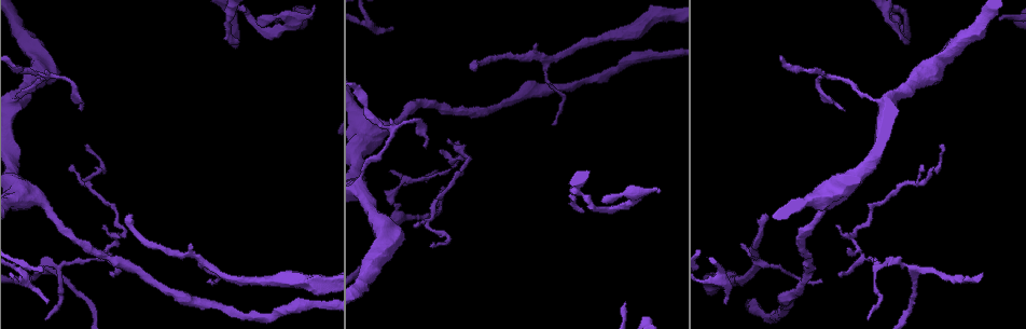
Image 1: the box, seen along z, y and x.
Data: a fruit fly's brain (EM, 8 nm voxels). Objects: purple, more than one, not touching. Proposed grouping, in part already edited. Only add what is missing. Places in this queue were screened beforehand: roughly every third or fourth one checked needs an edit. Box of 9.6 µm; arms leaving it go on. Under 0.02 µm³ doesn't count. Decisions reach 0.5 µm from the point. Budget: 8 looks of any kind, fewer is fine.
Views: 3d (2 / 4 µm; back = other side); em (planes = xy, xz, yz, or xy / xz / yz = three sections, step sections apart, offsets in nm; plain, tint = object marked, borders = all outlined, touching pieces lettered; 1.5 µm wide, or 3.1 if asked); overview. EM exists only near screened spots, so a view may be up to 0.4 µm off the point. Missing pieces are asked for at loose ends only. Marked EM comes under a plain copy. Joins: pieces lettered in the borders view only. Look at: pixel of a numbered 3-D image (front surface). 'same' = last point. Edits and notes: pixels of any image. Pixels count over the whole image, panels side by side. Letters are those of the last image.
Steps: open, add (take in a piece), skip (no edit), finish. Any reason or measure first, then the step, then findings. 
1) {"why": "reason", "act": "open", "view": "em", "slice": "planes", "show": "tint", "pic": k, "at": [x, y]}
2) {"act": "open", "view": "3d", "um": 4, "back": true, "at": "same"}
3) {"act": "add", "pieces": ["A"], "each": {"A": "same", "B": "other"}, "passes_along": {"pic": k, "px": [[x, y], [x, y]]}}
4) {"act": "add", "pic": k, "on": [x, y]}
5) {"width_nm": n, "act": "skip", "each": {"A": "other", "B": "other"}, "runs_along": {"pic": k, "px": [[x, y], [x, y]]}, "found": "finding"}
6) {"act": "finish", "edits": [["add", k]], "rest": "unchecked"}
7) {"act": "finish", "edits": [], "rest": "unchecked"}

{"why": "free end", "act": "open", "view": "em", "slice": "planes", "show": "borders", "pic": 1, "at": [390, 30]}

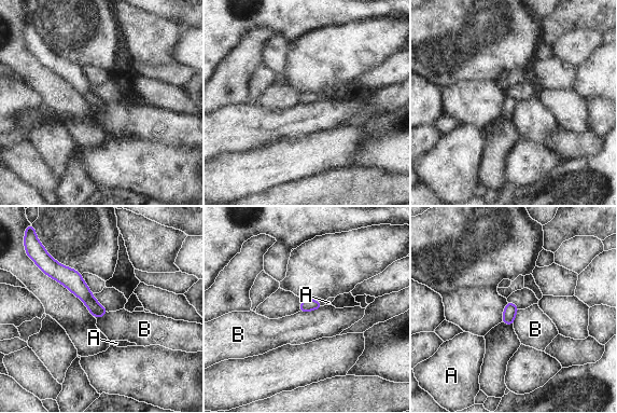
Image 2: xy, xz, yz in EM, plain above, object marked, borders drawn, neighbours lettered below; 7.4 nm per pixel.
{"act": "skip", "each": {"A": "other", "B": "other"}, "runs_along": {"pic": 2, "px": [[52, 267], [65, 275], [102, 311]]}, "found": "none of them fits"}

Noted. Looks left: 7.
{"why": "an open end", "act": "open", "view": "em", "slice": "xz", "step": 8, "show": "tint", "pic": 1, "at": [536, 42]}

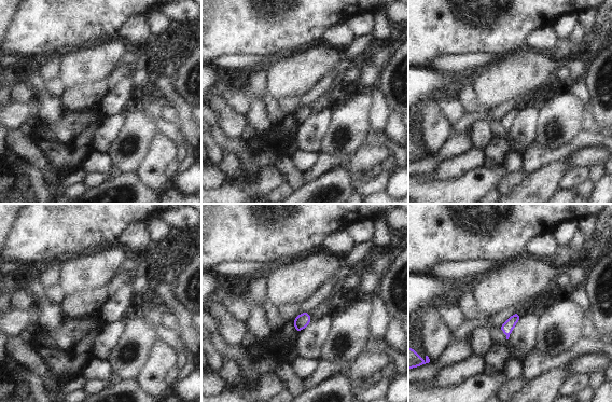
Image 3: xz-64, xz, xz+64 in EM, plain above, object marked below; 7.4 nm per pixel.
{"why": "cut it another way", "act": "open", "view": "em", "slice": "planes", "show": "borders", "at": "same"}

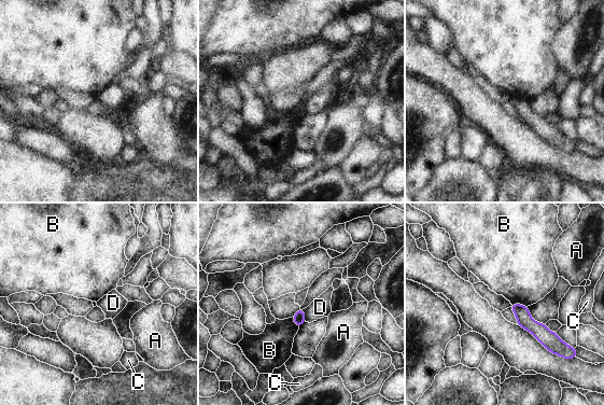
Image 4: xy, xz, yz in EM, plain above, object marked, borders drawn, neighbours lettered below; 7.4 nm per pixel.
{"act": "skip", "each": {"A": "other", "B": "other", "C": "other", "D": "other"}, "runs_along": {"pic": 4, "px": [[515, 306], [558, 347]]}, "found": "no lettered piece goes on from it"}

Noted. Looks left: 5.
{"why": "free end", "act": "open", "view": "em", "slice": "planes", "show": "borders", "pic": 1, "at": [473, 70]}

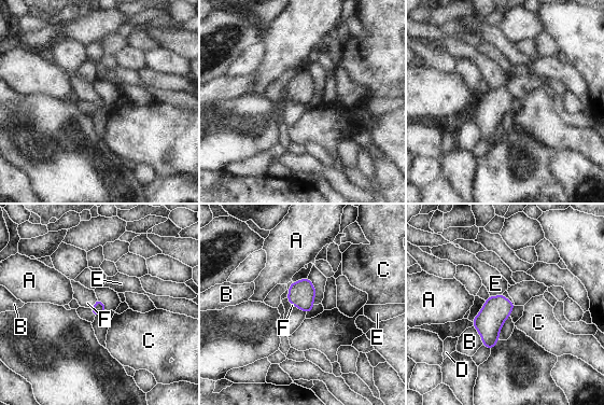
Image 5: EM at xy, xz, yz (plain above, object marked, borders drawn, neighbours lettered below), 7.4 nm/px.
{"longest_contact_nm": ["B", 170], "act": "add", "pieces": ["F"], "each": {"A": "other", "B": "other", "C": "other", "D": "other", "E": "other", "F": "same"}, "passes_along": {"pic": 5, "px": [[99, 307], [95, 304], [85, 297]]}, "found": "it goes on there"}

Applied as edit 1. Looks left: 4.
{"act": "finish", "edits": [["add", 5]], "rest": "unchecked"}

